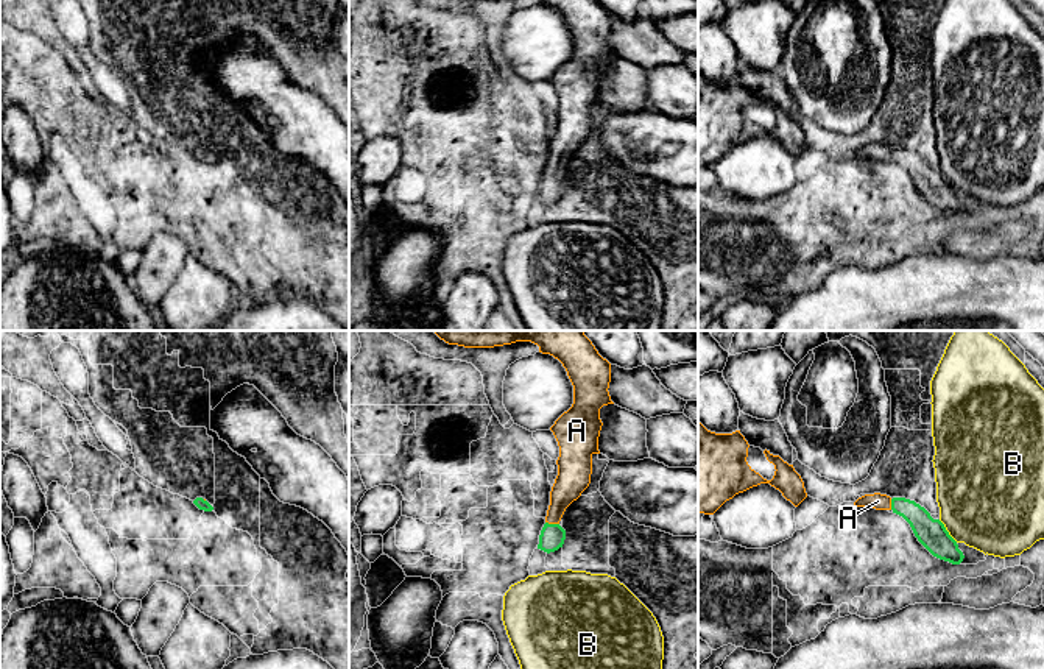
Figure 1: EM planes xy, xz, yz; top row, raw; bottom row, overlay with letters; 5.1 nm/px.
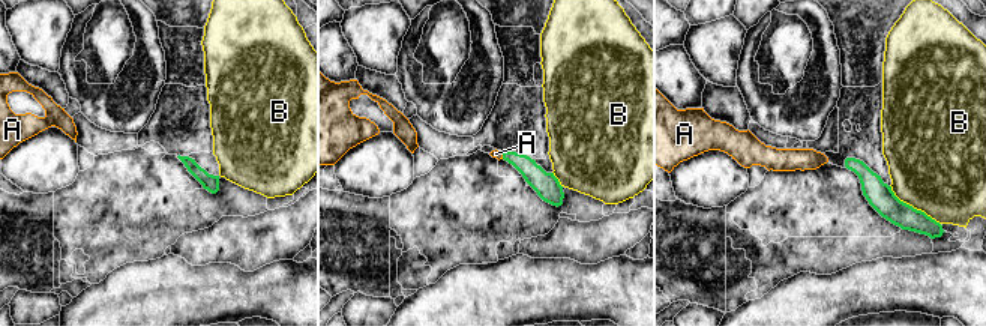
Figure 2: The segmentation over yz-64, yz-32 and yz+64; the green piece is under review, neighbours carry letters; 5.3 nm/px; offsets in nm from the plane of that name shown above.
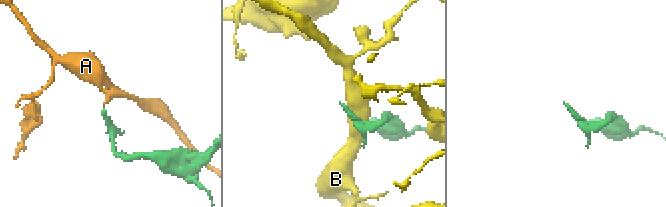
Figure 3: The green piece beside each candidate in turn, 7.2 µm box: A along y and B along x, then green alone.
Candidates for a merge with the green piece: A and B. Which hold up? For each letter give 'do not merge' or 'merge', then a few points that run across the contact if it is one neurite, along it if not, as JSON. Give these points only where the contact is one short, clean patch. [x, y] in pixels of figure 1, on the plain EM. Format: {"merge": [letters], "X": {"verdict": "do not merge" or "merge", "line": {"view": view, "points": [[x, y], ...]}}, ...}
{"merge": ["A"], "A": {"verdict": "merge", "line": {"view": "xz", "points": [[552, 187], [552, 175], [560, 148], [572, 131]]}}, "B": {"verdict": "do not merge"}}

